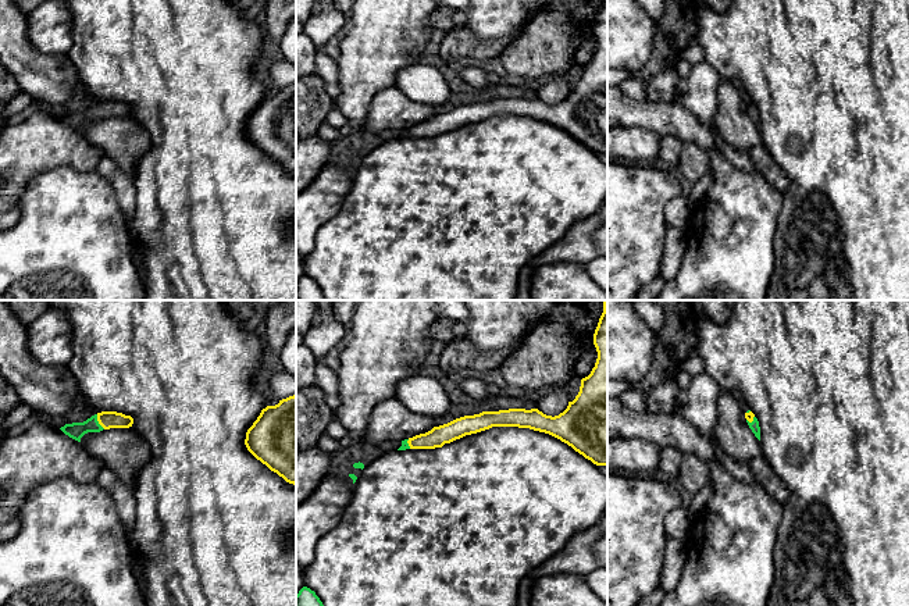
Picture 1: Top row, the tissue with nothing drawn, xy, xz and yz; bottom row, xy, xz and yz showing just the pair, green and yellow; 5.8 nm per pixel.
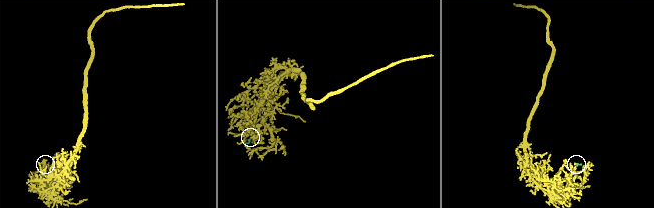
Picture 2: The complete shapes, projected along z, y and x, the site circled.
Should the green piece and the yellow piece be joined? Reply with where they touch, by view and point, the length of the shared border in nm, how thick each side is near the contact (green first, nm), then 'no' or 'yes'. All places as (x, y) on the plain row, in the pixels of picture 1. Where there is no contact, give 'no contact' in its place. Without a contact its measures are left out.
contact xy (97, 110); length 100 nm; calibres 100 and 100 nm; yes

